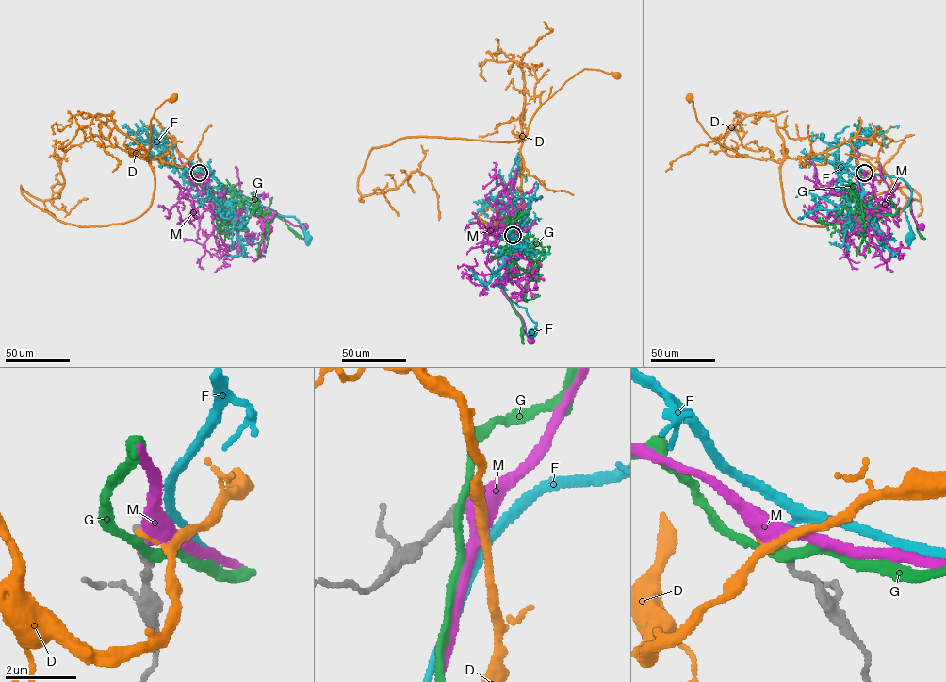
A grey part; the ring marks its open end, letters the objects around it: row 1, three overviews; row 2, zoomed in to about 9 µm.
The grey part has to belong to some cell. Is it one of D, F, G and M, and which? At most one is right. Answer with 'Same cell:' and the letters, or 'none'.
Same cell: F

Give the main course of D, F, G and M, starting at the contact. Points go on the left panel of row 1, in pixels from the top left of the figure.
D: (199, 173), (175, 141), (169, 152), (146, 159), (151, 120), (174, 98)
F: (200, 173), (216, 177), (233, 191), (282, 215), (293, 216), (309, 238)
G: (200, 174), (205, 188), (219, 193), (222, 202), (246, 201), (263, 216), (267, 227), (258, 257)
M: (199, 173), (213, 176), (224, 188), (258, 209), (277, 214), (294, 225), (305, 225)

